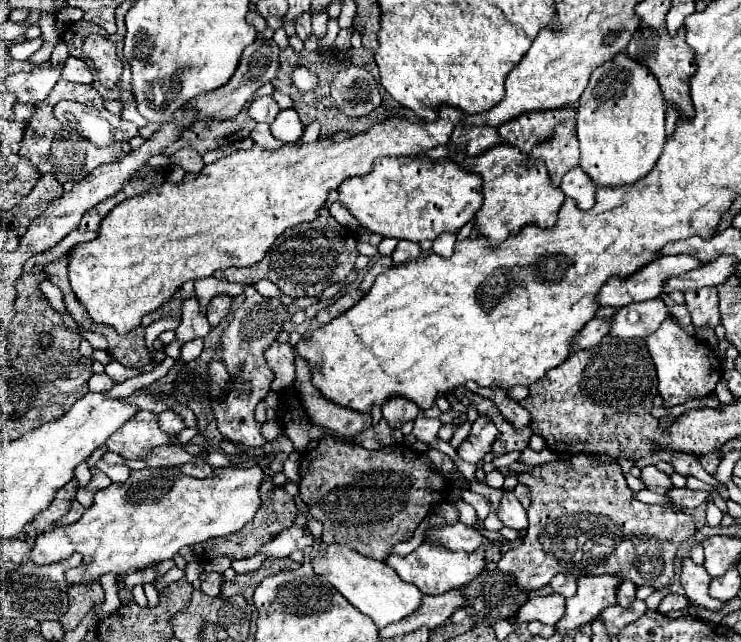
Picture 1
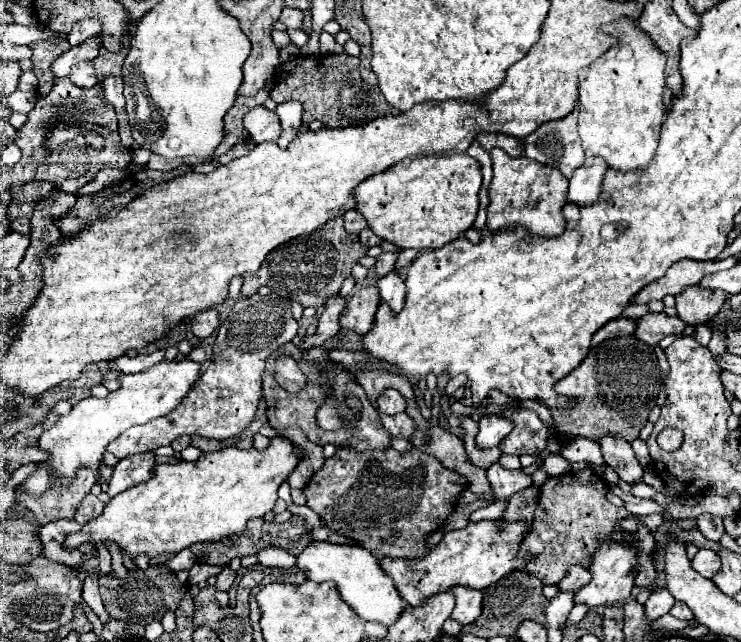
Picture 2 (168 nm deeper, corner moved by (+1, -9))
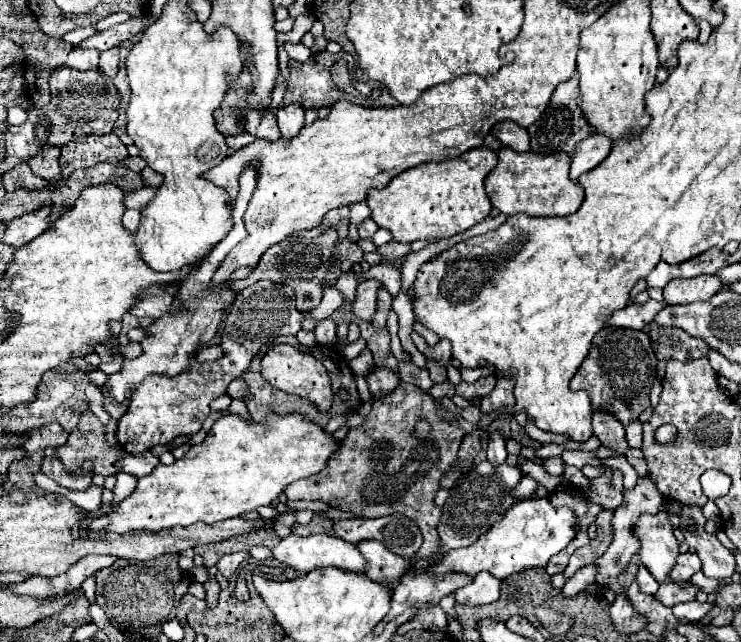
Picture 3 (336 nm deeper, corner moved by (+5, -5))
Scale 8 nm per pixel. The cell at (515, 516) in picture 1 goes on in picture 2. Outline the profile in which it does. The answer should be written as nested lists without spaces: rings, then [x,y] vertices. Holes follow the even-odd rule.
[[[494,462],[488,468],[488,480],[490,480],[490,486],[496,492],[498,500],[506,500],[514,492],[532,486],[532,476],[530,474],[526,474],[522,468],[506,470],[506,468],[500,466],[500,462]]]

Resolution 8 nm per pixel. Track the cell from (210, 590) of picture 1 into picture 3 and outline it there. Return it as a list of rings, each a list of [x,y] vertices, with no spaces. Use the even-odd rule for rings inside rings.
[[[236,552],[236,554],[228,554],[228,556],[222,556],[220,560],[218,560],[218,564],[216,564],[216,568],[222,572],[222,576],[224,578],[230,578],[234,572],[236,572],[236,568],[238,568],[238,564],[242,562],[242,560],[246,560],[246,558],[250,558],[250,554],[246,554],[246,552]]]

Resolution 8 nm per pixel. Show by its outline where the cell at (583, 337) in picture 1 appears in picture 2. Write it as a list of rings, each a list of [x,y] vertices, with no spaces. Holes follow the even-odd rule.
[[[618,316],[616,320],[604,324],[604,328],[600,328],[600,332],[596,332],[596,336],[592,338],[592,346],[600,344],[608,338],[618,338],[618,336],[632,336],[636,332],[638,326],[638,318],[624,318]]]

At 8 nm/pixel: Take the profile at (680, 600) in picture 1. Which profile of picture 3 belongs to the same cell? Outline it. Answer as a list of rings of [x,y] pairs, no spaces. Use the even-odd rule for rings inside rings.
[[[690,600],[690,602],[680,602],[676,606],[672,606],[672,612],[676,618],[680,620],[688,620],[688,622],[698,622],[700,618],[704,618],[704,614],[712,608],[712,604],[708,602],[698,602],[698,600]]]

